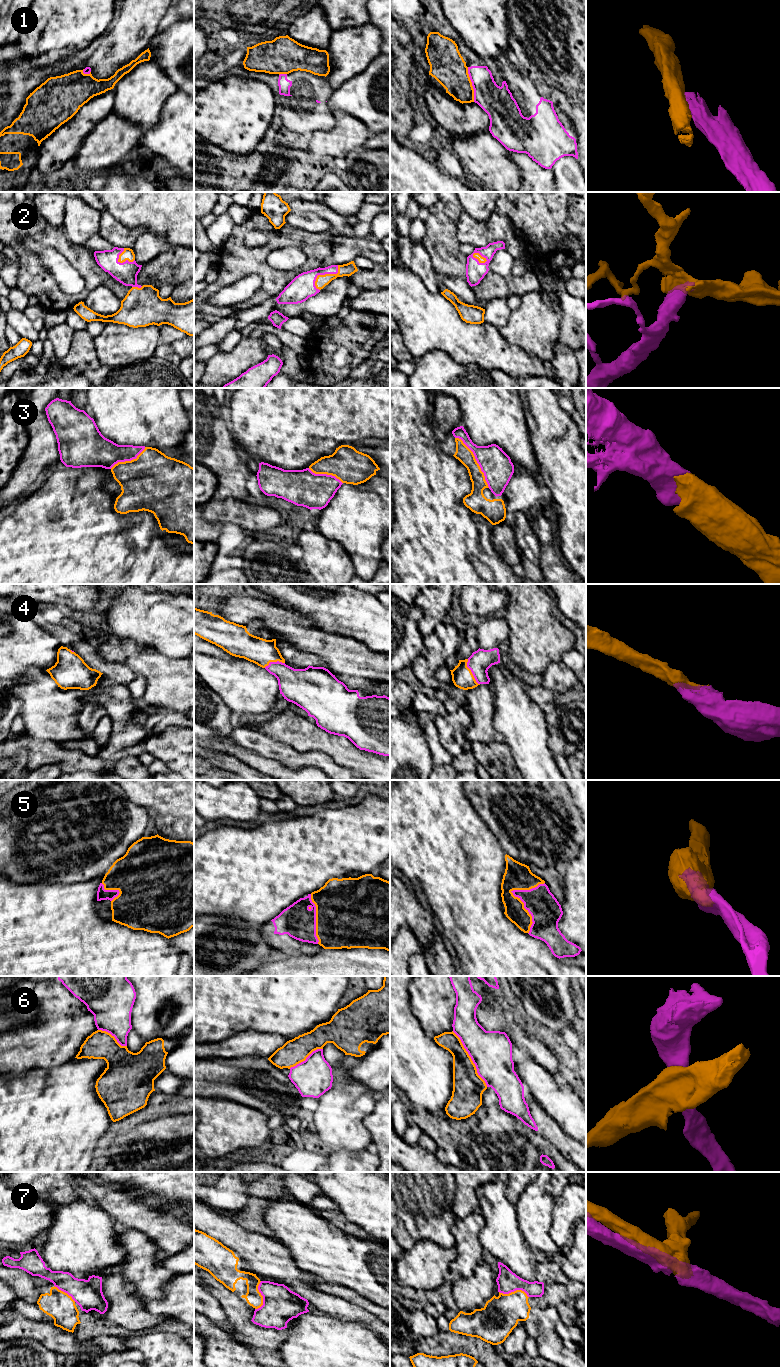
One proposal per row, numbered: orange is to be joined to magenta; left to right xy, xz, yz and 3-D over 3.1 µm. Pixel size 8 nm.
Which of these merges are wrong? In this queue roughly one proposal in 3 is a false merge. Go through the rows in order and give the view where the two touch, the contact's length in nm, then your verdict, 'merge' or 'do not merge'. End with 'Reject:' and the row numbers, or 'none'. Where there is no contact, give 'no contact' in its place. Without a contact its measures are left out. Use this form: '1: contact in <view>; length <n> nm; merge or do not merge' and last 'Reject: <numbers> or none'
1: contact in yz; length 280 nm; do not merge
2: contact in xz; length 260 nm; merge
3: contact in yz; length 500 nm; merge
4: contact in yz; length 220 nm; merge
5: contact in yz; length 440 nm; merge
6: contact in yz; length 550 nm; do not merge
7: contact in xz; length 240 nm; do not merge
Reject: 1, 6, 7

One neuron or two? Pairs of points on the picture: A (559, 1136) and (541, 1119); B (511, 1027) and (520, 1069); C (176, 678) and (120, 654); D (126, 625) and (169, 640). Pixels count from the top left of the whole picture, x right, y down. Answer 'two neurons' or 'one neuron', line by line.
A: one neuron
B: two neurons
C: one neuron
D: one neuron

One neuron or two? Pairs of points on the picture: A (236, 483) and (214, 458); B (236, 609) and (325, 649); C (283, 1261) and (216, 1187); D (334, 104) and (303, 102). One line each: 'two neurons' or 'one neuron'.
A: one neuron
B: one neuron
C: two neurons
D: two neurons

